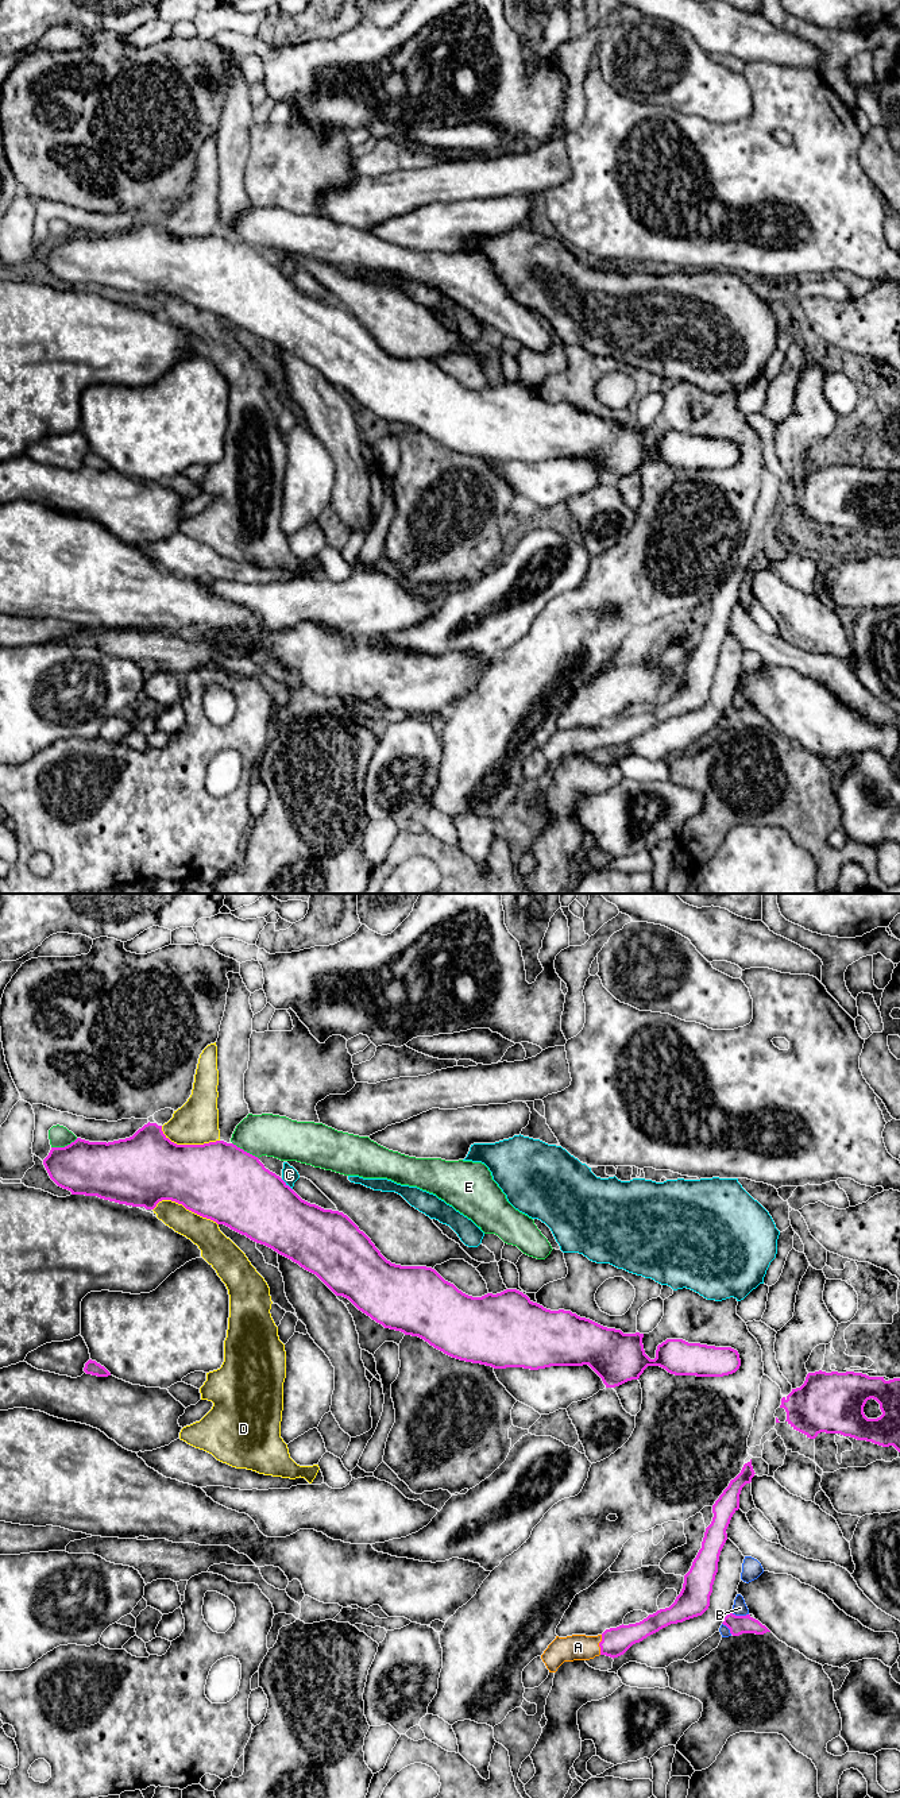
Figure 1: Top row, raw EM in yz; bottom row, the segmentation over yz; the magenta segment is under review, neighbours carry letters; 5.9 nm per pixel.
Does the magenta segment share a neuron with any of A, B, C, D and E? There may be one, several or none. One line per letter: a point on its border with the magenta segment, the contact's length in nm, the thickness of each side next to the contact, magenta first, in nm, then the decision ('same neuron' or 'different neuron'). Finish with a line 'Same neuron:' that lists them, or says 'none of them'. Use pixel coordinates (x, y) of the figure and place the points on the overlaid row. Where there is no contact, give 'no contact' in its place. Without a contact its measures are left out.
A: yz (599, 1644) | 120 nm | 170/160 nm | same neuron
B: yz (740, 1616) | 110 nm | 110/90 nm | different neuron
C: yz (285, 1184) | 100 nm | 420/100 nm | different neuron
D: yz (185, 1207) | 400 nm | 460/170 nm | different neuron
E: yz (246, 1152) | 190 nm | 460/260 nm | different neuron
Same neuron: A

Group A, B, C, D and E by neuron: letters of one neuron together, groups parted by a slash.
A / B / C / D / E

